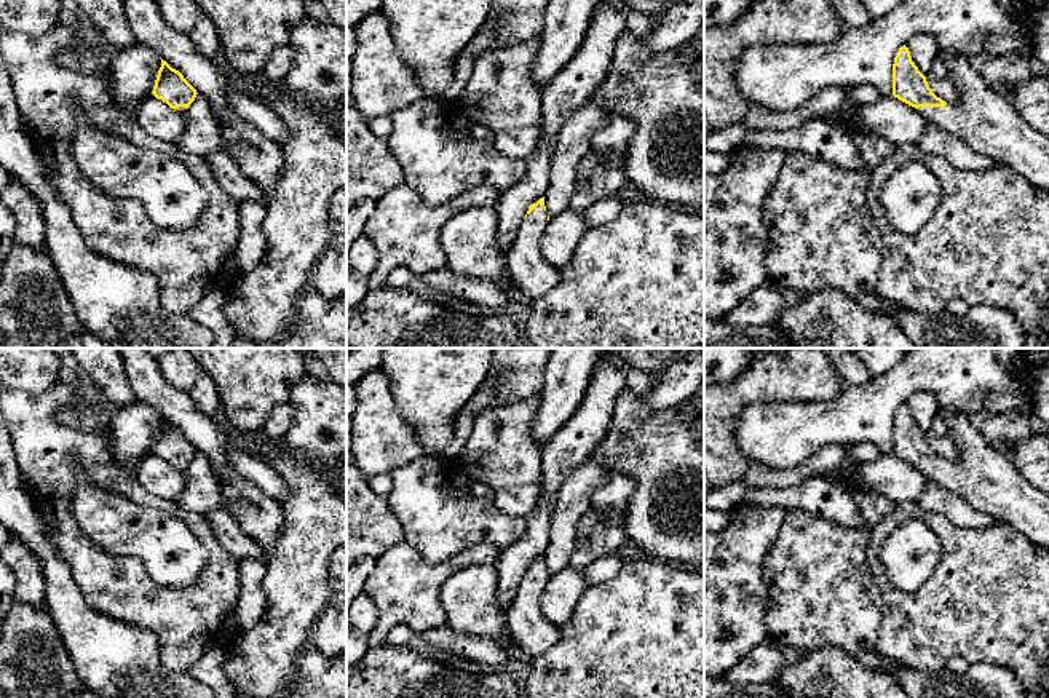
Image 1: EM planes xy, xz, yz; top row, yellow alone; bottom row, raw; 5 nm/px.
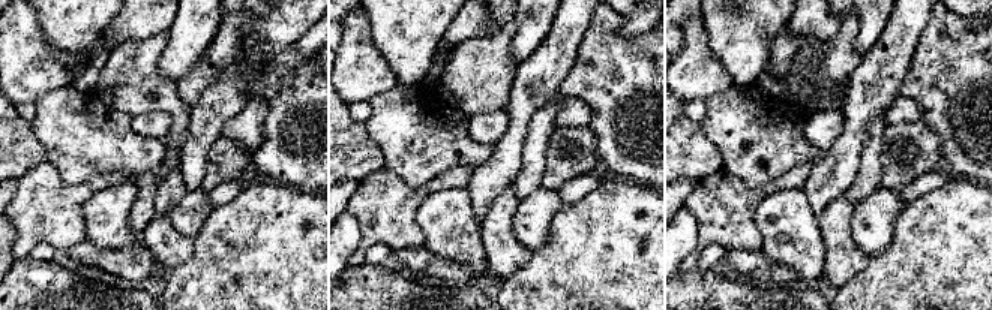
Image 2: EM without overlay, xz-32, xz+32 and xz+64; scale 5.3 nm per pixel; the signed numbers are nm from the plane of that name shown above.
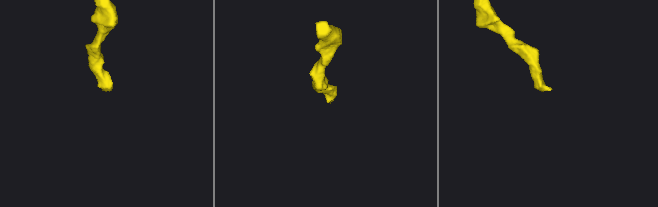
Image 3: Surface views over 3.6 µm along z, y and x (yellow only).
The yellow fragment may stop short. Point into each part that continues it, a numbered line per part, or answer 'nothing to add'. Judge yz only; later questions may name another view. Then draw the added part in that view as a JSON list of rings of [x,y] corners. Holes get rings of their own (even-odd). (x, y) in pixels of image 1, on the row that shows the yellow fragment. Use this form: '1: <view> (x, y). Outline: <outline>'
1: yz (982, 117). Outline: [[[940,46],[937,56],[947,65],[958,101],[918,112],[996,165],[1049,192],[1049,139],[1019,117],[1007,96],[990,88],[964,56]]]

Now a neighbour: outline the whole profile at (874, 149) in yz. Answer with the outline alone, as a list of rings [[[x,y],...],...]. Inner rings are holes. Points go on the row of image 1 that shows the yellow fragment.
[[[854,129],[851,133],[851,137],[864,160],[864,163],[873,169],[877,165],[880,165],[886,157],[889,157],[894,150],[894,145],[888,142],[886,139],[867,133],[864,129]]]

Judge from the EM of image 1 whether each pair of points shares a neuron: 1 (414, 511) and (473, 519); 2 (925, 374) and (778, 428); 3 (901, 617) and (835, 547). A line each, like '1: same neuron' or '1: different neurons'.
1: same neuron
2: same neuron
3: different neurons

